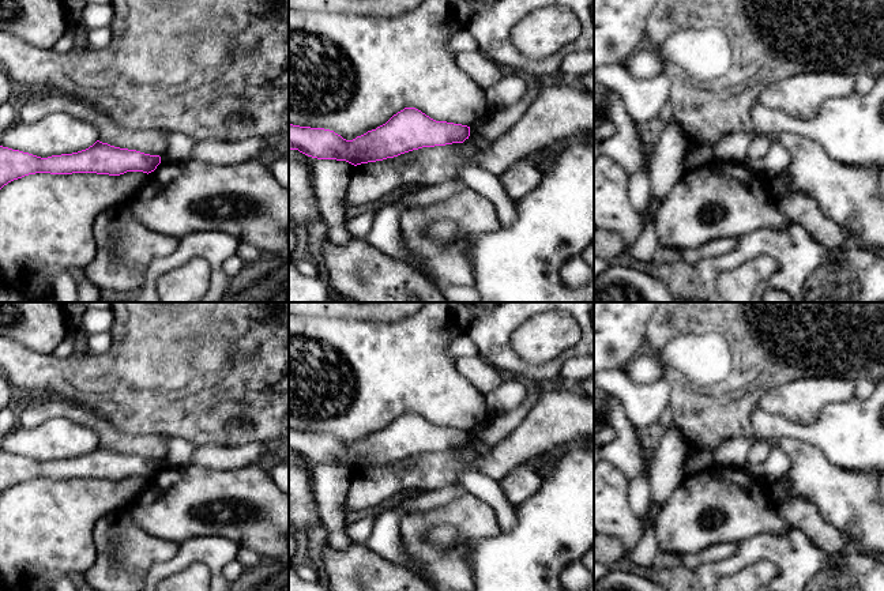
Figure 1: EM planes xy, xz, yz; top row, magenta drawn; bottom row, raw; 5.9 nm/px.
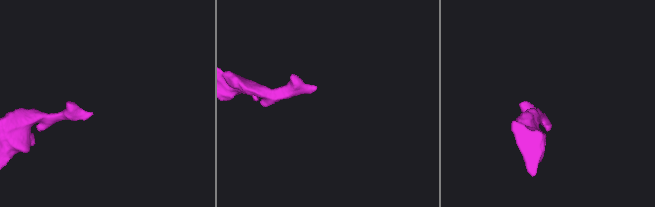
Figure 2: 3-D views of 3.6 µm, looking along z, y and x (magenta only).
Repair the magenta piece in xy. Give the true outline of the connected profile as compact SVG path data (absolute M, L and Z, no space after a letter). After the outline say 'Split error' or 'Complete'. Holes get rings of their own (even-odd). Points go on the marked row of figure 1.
M99 140L86 150L48 158L0 146L0 189L14 180L35 173L120 176L127 172L143 172L148 174L159 163L159 155L120 148Z. Complete

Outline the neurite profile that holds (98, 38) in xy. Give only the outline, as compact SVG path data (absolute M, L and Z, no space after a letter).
M109 27L94 29L84 31L84 42L91 49L104 49L112 39L112 31Z

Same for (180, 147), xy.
M166 132L168 148L163 157L168 162L185 162L192 159L192 151L198 142L180 132Z

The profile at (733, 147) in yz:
M733 132L725 135L714 146L714 155L721 162L744 162L755 132Z

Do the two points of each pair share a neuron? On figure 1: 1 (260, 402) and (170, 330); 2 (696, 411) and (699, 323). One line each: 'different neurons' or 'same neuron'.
1: same neuron
2: same neuron

